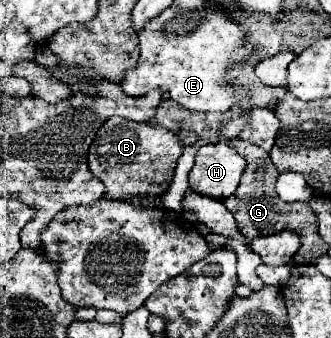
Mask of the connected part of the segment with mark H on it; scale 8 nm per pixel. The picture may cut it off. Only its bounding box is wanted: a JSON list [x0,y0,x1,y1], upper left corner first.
[189,142,245,200]

